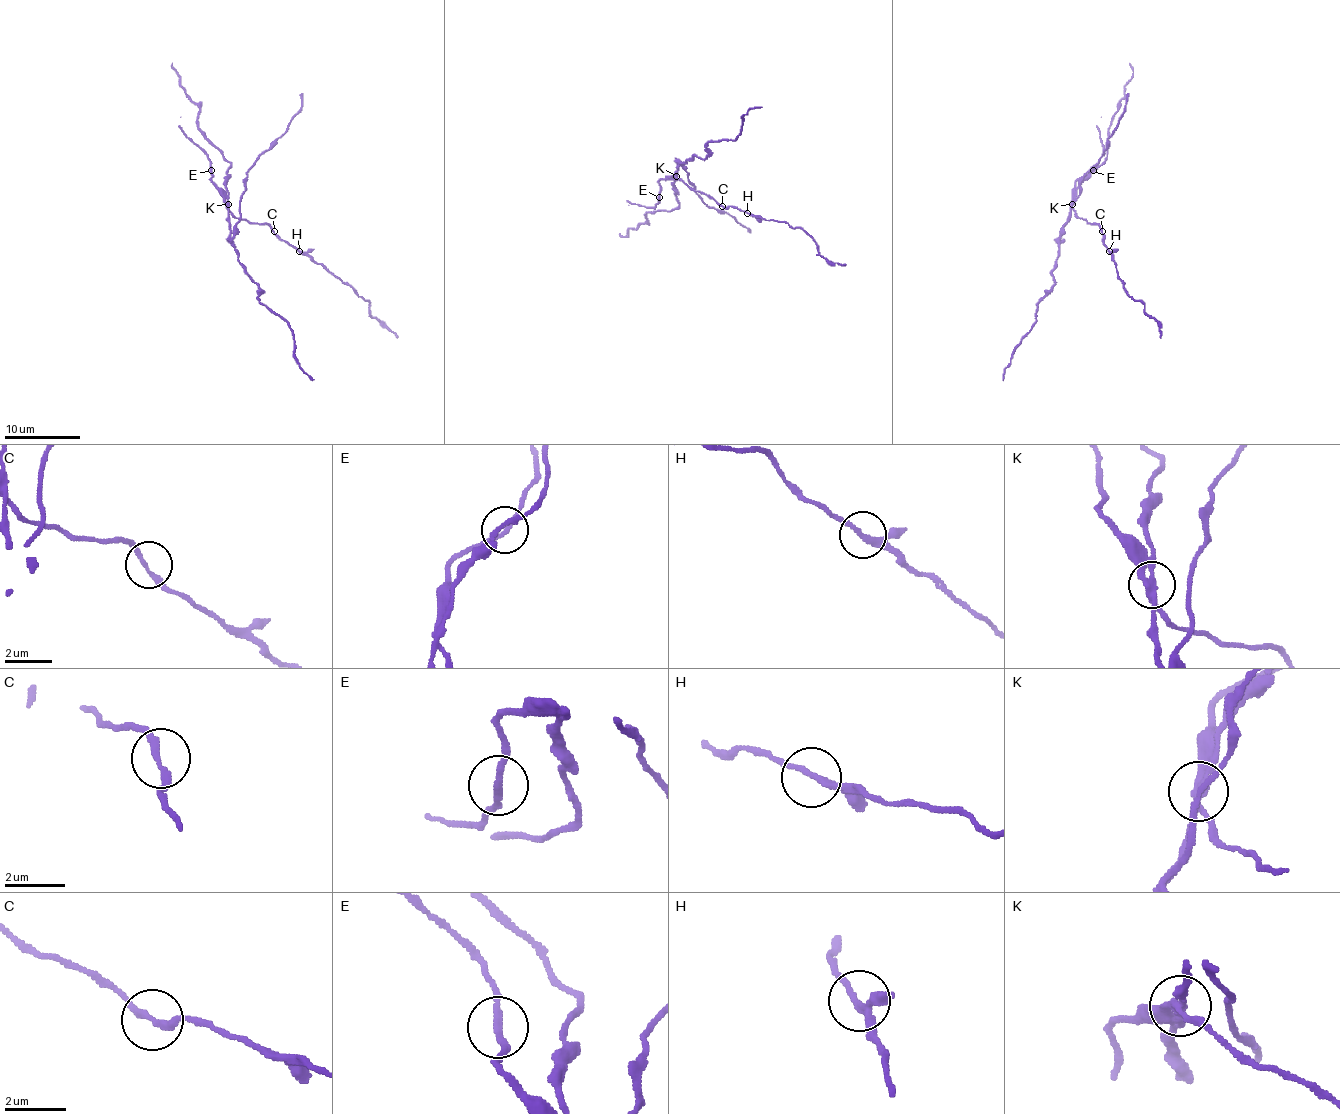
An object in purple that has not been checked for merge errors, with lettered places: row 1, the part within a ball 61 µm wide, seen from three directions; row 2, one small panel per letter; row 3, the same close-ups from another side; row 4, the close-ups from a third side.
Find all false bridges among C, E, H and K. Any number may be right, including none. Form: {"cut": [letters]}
{"cut": ["K"]}

